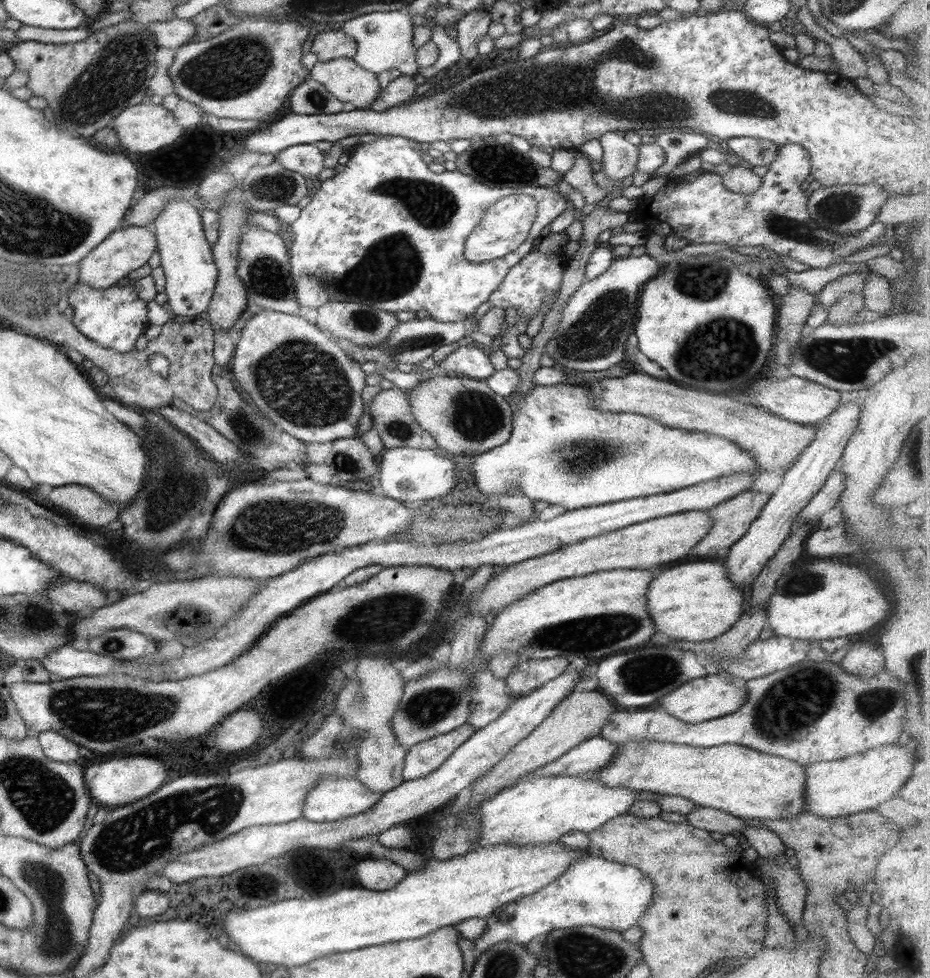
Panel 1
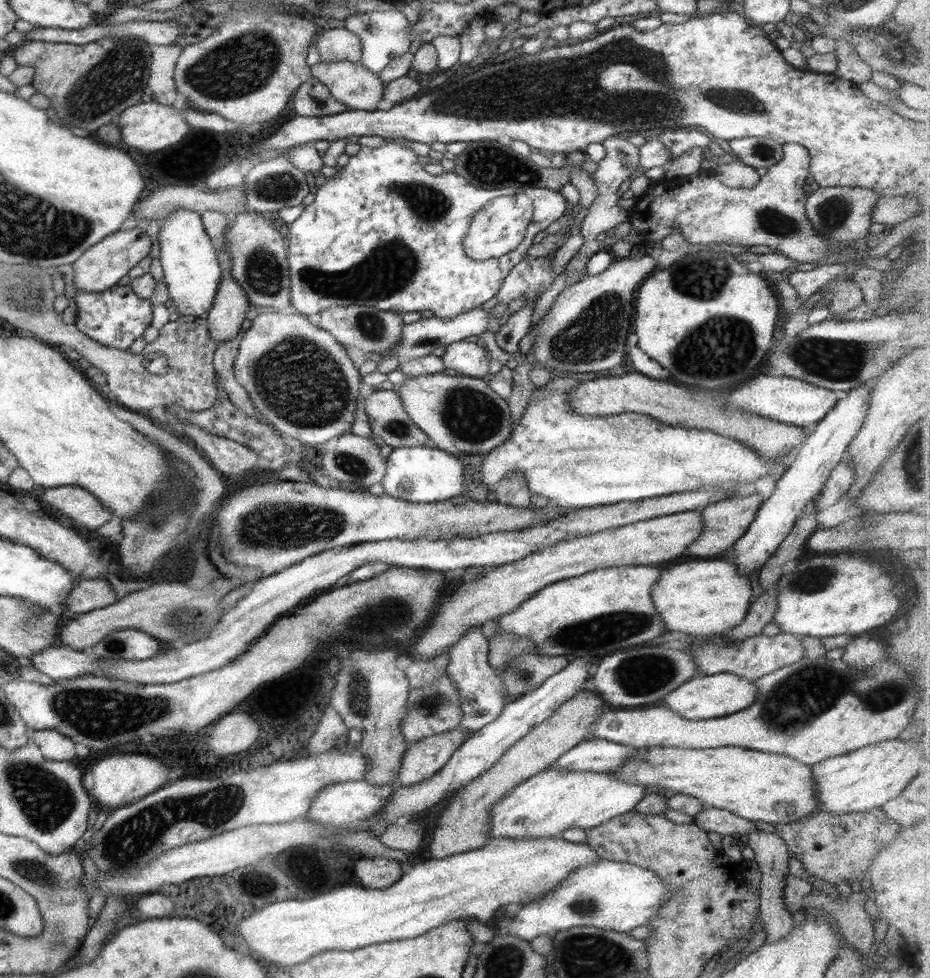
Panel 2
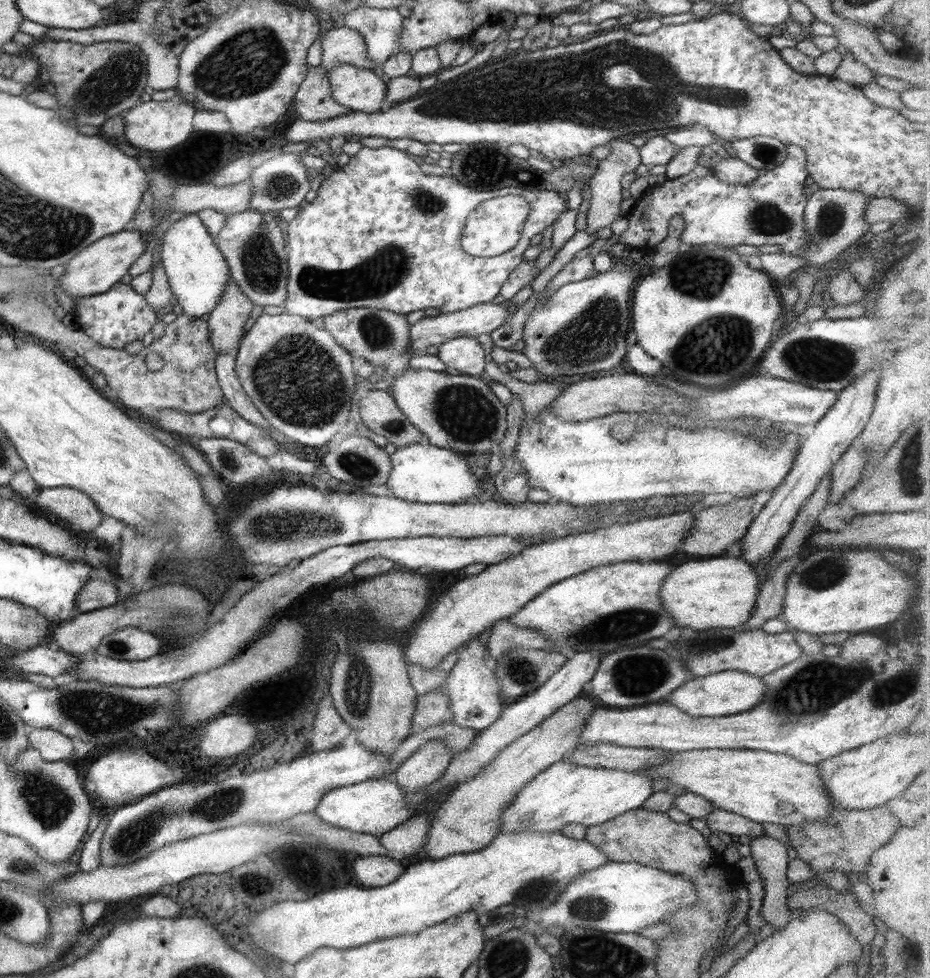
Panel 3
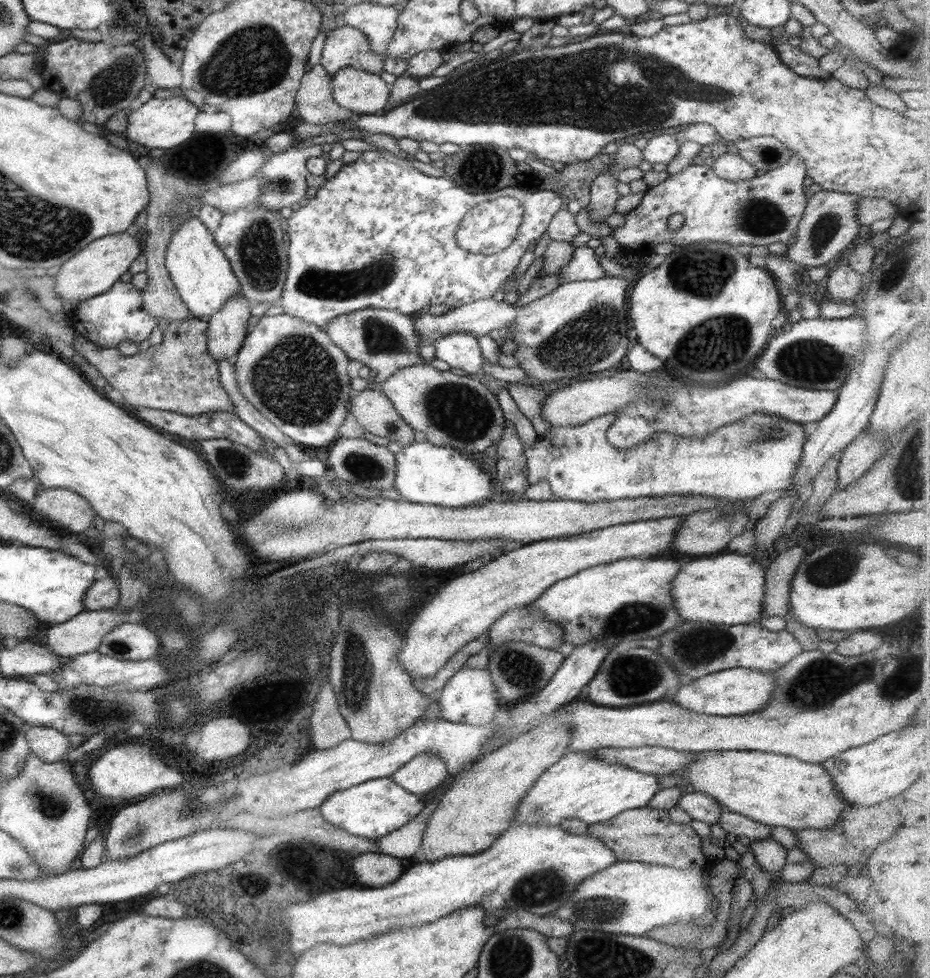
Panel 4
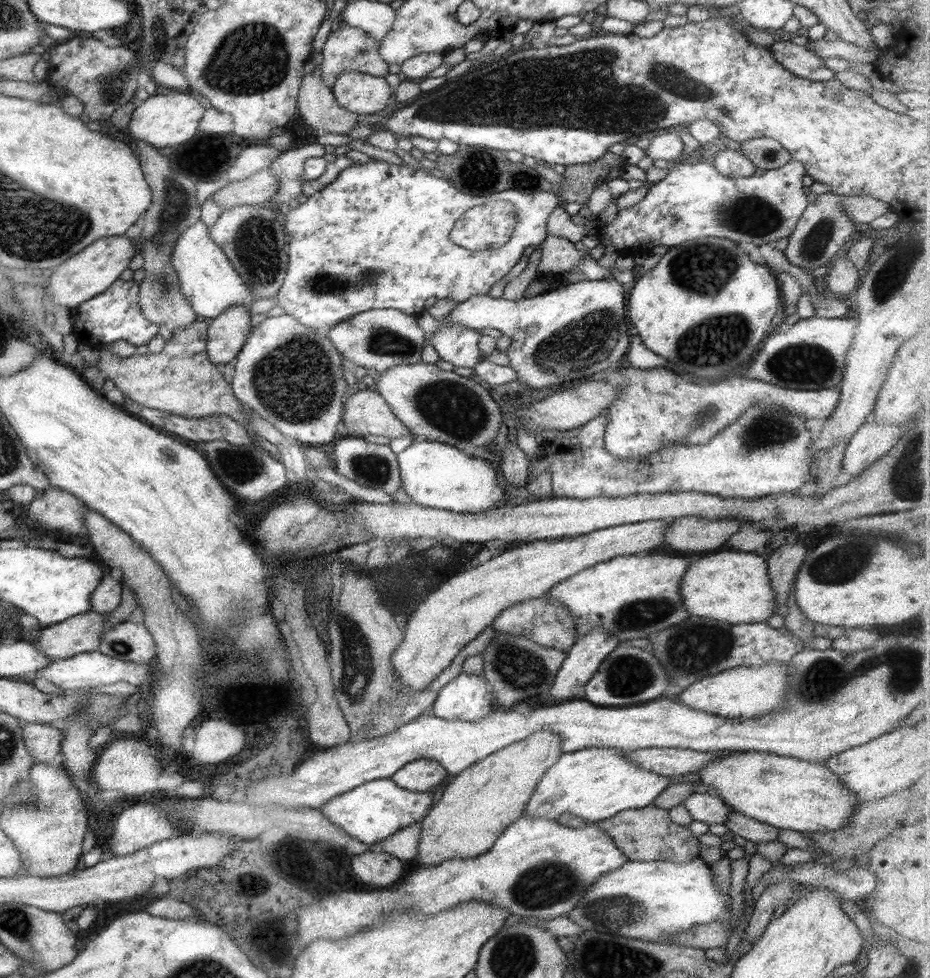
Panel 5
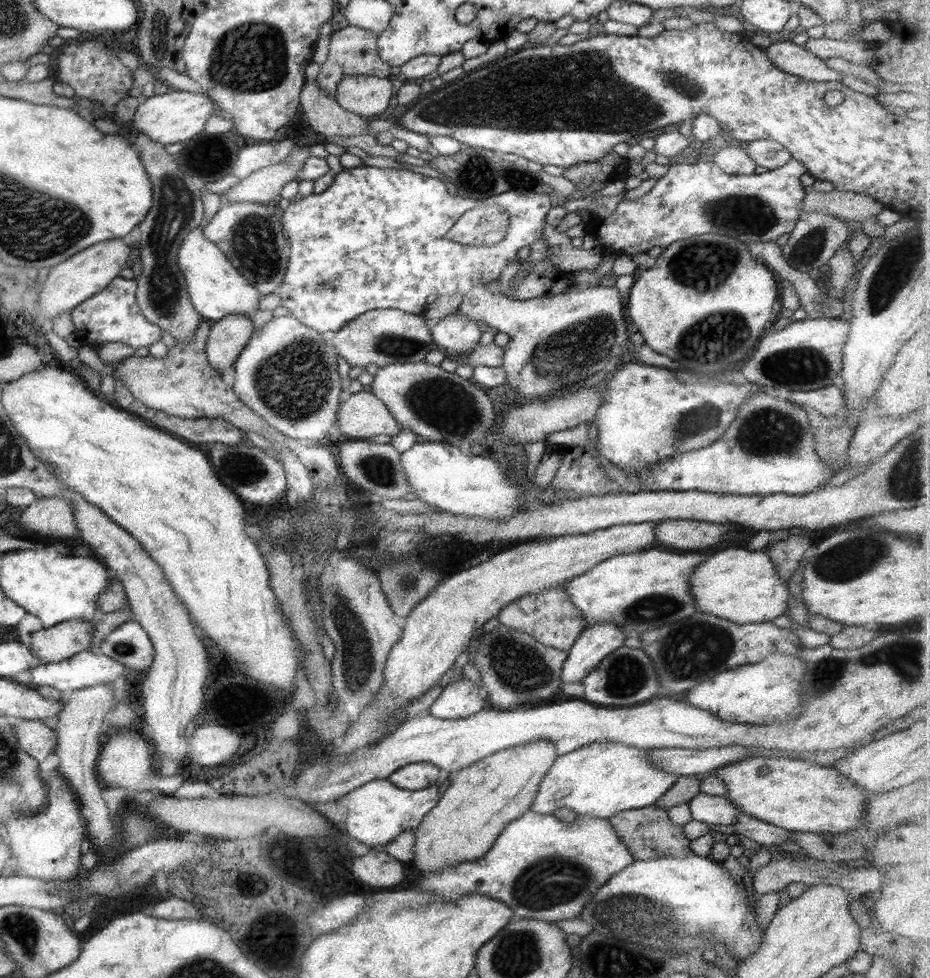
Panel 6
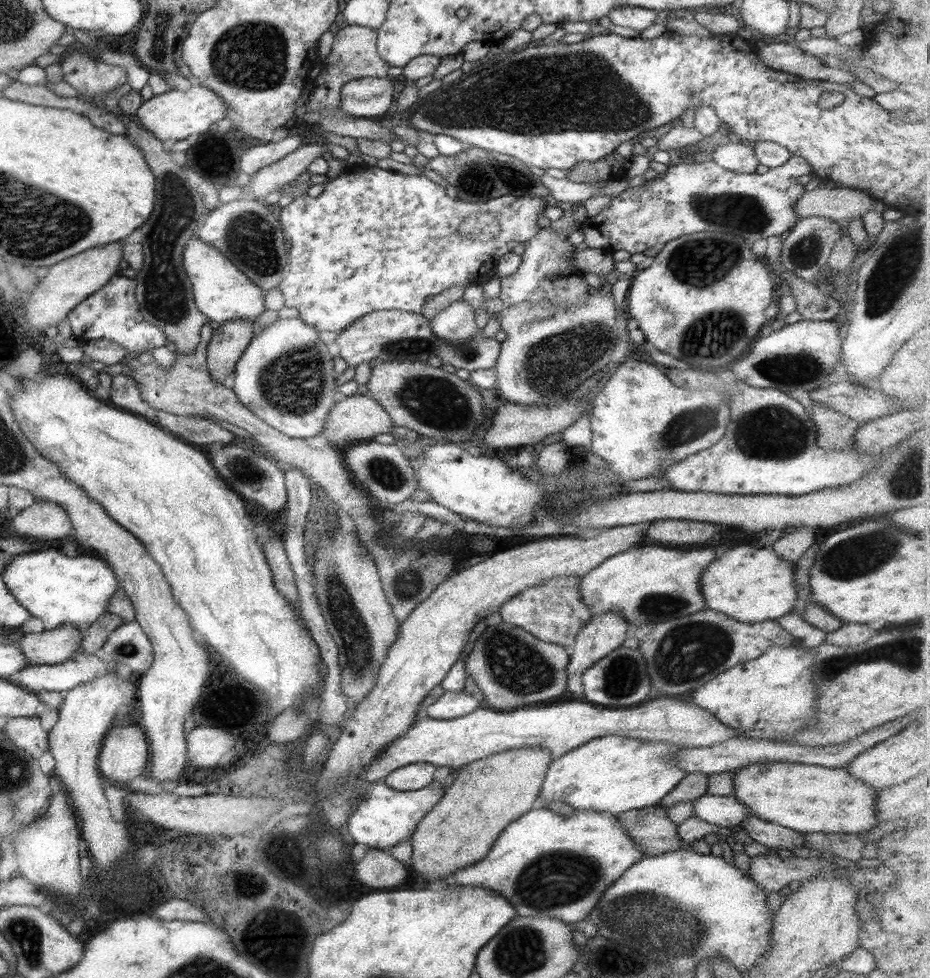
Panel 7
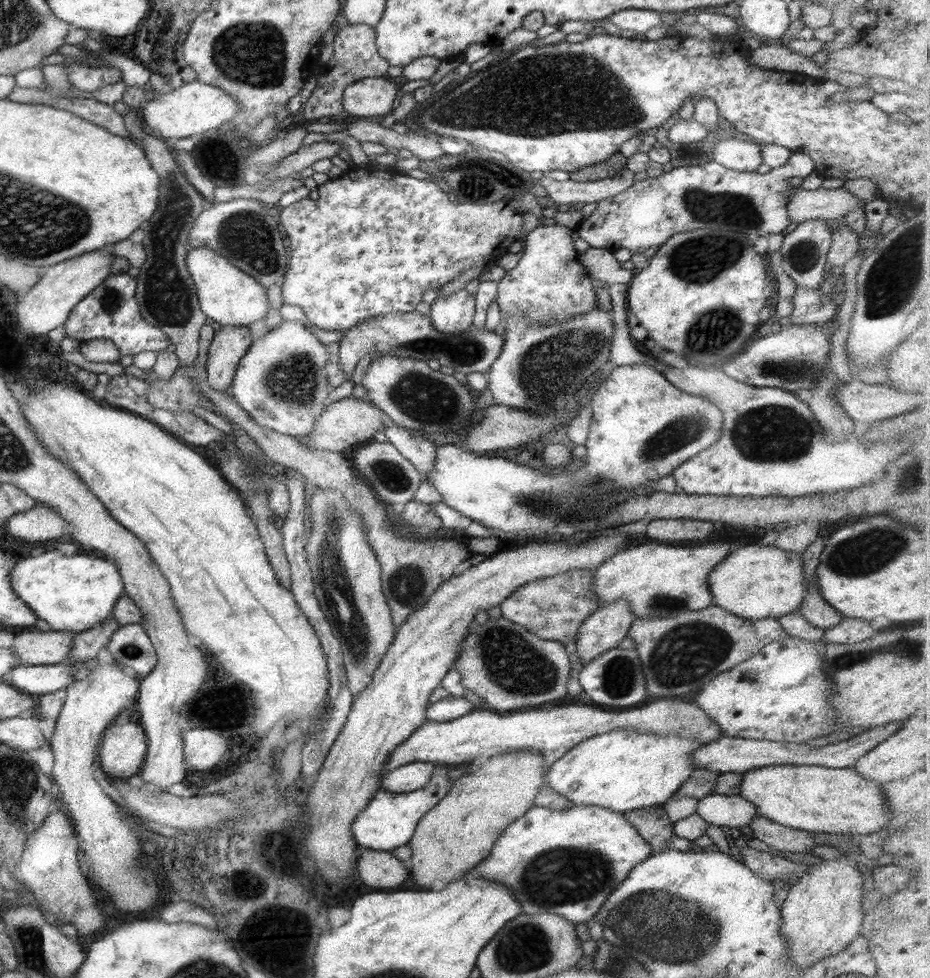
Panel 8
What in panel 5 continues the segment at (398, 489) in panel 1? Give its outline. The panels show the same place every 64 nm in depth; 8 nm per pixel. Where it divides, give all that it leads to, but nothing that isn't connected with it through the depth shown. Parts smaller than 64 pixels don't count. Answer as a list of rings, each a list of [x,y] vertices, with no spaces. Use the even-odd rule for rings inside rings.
[[[414,439],[409,446],[396,454],[400,486],[410,502],[422,507],[448,510],[456,513],[483,512],[509,502],[505,487],[497,485],[497,474],[487,462],[467,458],[447,444]]]

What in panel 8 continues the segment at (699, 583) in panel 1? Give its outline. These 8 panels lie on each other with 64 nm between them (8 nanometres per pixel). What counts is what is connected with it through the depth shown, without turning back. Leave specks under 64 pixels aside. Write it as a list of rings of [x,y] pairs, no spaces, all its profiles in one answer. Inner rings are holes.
[[[758,542],[729,552],[707,576],[711,605],[741,619],[777,619],[797,611],[805,596],[801,555],[761,546]]]

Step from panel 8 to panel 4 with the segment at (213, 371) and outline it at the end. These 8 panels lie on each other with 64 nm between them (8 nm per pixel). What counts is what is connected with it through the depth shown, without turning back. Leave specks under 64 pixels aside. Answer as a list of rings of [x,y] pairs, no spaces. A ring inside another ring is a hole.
[[[233,295],[207,321],[207,352],[216,362],[237,355],[247,332],[252,303],[242,295]]]

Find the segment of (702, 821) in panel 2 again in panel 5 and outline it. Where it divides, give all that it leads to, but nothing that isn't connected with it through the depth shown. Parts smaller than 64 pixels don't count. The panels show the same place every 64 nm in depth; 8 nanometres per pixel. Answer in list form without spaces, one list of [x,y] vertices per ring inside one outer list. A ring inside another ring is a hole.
[[[729,811],[722,824],[725,825],[733,835],[742,837],[754,844],[767,844],[767,842],[776,841],[778,838],[777,828],[747,818],[735,811]]]

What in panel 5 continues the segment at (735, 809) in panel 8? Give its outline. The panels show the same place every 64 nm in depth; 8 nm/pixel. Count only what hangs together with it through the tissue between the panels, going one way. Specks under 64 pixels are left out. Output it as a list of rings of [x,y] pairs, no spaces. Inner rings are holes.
[[[691,793],[681,803],[692,820],[704,822],[707,825],[722,824],[726,814],[731,811],[715,794]]]

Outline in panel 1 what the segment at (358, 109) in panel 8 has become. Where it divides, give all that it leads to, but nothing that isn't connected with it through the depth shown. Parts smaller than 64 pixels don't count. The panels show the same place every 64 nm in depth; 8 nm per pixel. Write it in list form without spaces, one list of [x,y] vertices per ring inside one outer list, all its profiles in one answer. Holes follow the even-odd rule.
[[[350,58],[316,62],[308,72],[309,78],[325,87],[335,100],[351,103],[355,109],[369,109],[378,98],[376,76],[360,68]]]

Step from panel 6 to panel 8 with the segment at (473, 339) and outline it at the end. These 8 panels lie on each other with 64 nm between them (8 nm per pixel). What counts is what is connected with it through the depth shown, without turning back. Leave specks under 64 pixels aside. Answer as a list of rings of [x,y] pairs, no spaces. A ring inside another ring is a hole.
[[[464,288],[431,304],[428,317],[437,332],[457,335],[473,326],[474,297]]]

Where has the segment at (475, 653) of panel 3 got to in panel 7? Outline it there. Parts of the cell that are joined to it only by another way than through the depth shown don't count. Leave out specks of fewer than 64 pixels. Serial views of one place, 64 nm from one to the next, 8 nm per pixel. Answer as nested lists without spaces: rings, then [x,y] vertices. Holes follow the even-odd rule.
[[[464,690],[461,692],[445,691],[438,700],[435,700],[435,703],[426,706],[422,713],[435,720],[447,720],[465,716],[482,705],[484,704],[477,702]]]

